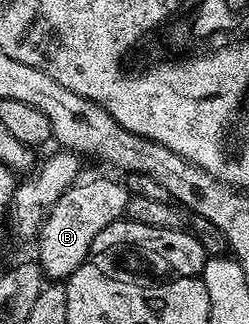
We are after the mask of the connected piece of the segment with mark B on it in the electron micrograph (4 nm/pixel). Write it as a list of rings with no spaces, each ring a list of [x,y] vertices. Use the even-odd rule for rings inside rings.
[[[92,179],[89,183],[80,182],[73,182],[72,186],[66,189],[66,193],[62,193],[62,197],[48,211],[48,216],[44,218],[44,224],[40,226],[38,232],[40,244],[36,247],[35,258],[40,264],[41,271],[52,281],[67,280],[68,276],[74,273],[74,269],[89,262],[94,237],[98,237],[98,233],[102,233],[102,229],[106,229],[110,221],[125,218],[128,209],[130,191],[127,191],[122,184],[115,183],[112,179]]]

